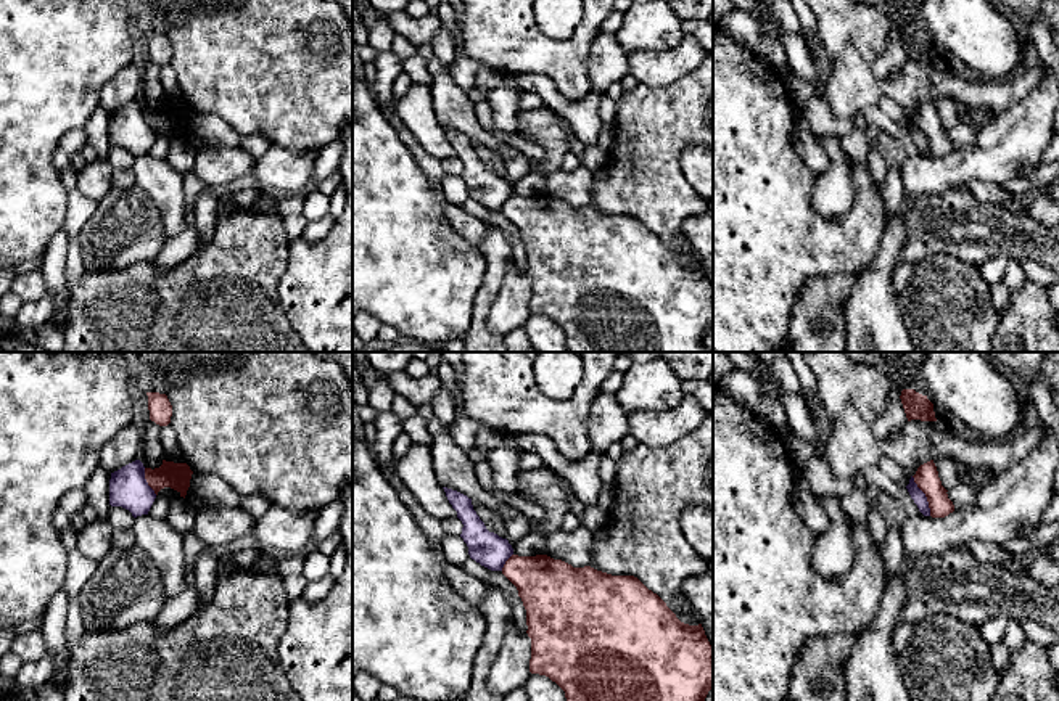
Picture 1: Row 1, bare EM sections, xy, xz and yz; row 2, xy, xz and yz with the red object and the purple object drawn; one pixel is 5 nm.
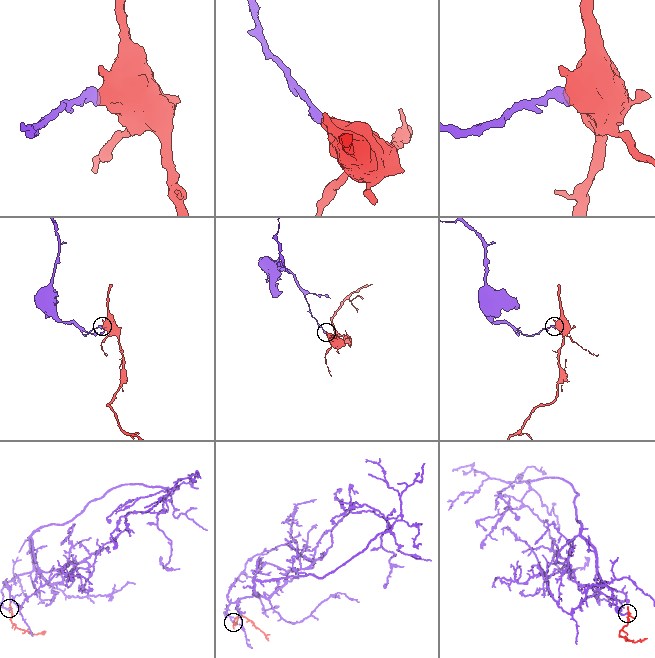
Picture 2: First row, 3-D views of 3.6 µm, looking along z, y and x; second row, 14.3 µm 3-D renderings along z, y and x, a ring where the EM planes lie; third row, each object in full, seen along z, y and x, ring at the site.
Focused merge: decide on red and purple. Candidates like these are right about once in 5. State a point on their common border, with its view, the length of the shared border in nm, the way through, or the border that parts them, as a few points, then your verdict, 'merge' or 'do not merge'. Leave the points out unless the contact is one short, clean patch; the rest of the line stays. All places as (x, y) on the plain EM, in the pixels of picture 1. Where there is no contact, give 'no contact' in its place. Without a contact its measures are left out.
meets red in yz at (926, 135); contact 220 nm long; border along yz (911, 116), (924, 134), (931, 155); do not merge

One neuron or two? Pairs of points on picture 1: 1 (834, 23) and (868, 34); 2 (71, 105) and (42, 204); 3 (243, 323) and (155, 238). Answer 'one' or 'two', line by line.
1: one
2: one
3: two

